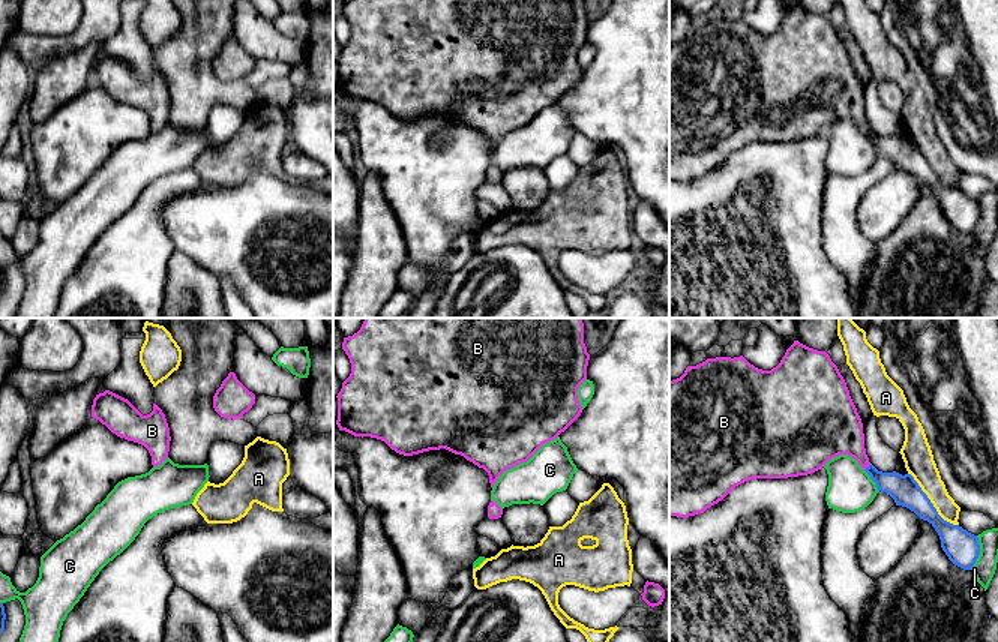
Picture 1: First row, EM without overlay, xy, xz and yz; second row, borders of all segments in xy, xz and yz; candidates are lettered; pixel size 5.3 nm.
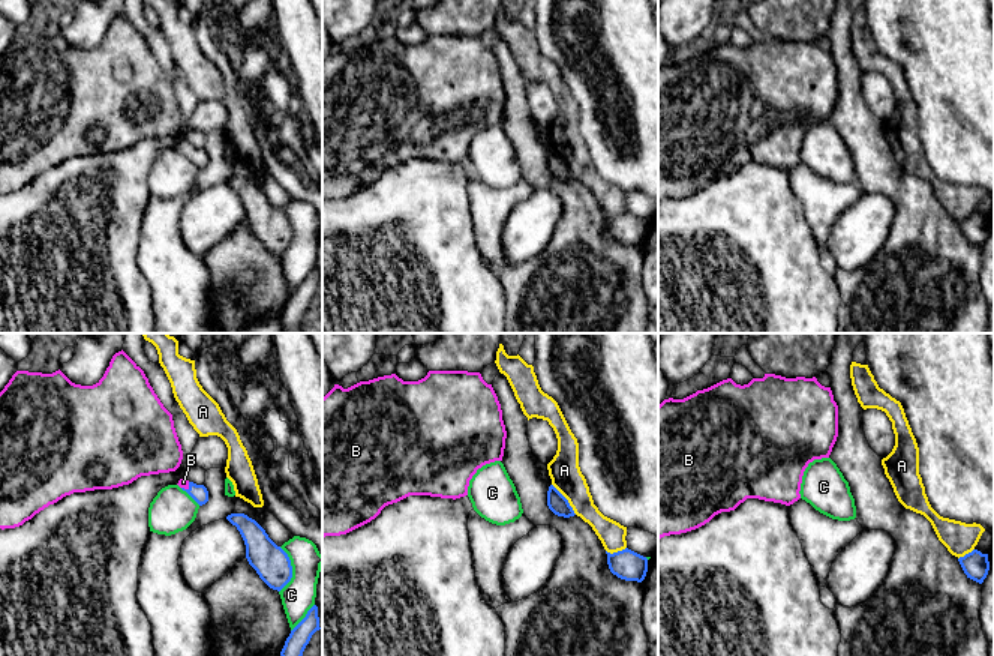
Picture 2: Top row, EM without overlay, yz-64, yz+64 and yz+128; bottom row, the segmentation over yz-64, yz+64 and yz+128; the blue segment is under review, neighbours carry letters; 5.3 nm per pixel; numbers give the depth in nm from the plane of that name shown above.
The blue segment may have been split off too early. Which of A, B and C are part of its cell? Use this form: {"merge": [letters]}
{"merge": ["B"]}

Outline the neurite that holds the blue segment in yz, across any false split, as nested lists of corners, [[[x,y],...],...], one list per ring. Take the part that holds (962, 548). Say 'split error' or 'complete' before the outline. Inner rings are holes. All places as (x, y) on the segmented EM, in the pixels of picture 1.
split error; [[[798,340],[786,350],[771,370],[750,364],[743,356],[707,358],[687,366],[684,374],[669,381],[669,516],[689,518],[722,501],[735,486],[753,478],[788,478],[821,470],[830,459],[848,454],[890,495],[896,506],[927,520],[939,536],[948,560],[971,570],[980,555],[978,537],[959,525],[944,520],[911,474],[878,471],[866,454],[863,423],[837,366],[825,351],[809,348]]]

